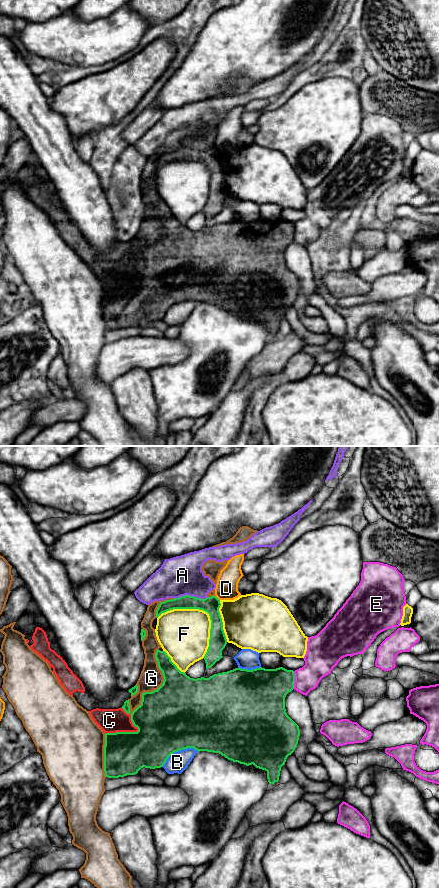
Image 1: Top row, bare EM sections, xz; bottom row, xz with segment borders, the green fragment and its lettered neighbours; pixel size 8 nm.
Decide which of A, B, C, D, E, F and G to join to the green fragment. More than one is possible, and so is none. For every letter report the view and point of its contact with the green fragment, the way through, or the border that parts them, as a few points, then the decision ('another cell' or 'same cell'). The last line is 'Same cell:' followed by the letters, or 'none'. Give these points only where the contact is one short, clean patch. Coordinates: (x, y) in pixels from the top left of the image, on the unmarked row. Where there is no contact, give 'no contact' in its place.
A: xz (190, 148) | along xz (207, 149), (200, 150), (181, 147), (173, 151) | another cell
B: xz (178, 302) | another cell
C: xz (122, 284) | same cell
D: xz (217, 150) | along xz (215, 147), (219, 152) | another cell
E: xz (294, 232) | another cell
F: xz (204, 162) | another cell
G: xz (159, 239) | another cell
Same cell: C

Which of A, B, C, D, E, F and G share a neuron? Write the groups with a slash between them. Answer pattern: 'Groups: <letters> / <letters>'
Groups: A / B / C / D / E / F / G

